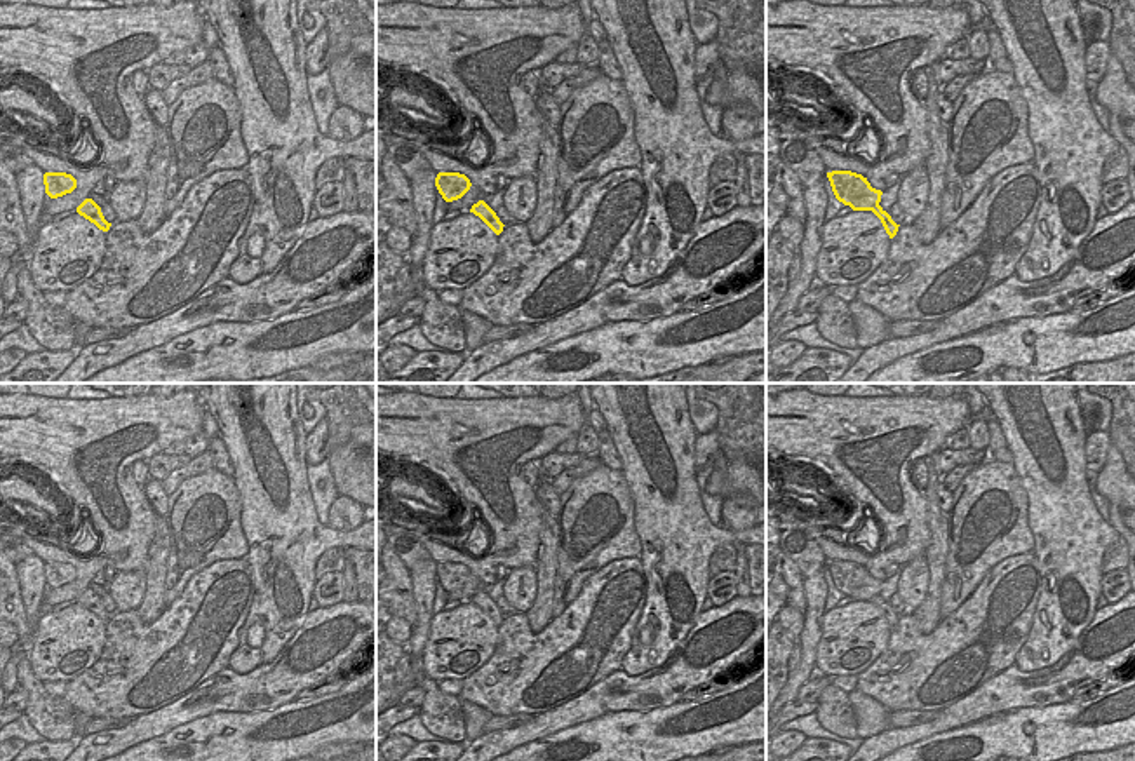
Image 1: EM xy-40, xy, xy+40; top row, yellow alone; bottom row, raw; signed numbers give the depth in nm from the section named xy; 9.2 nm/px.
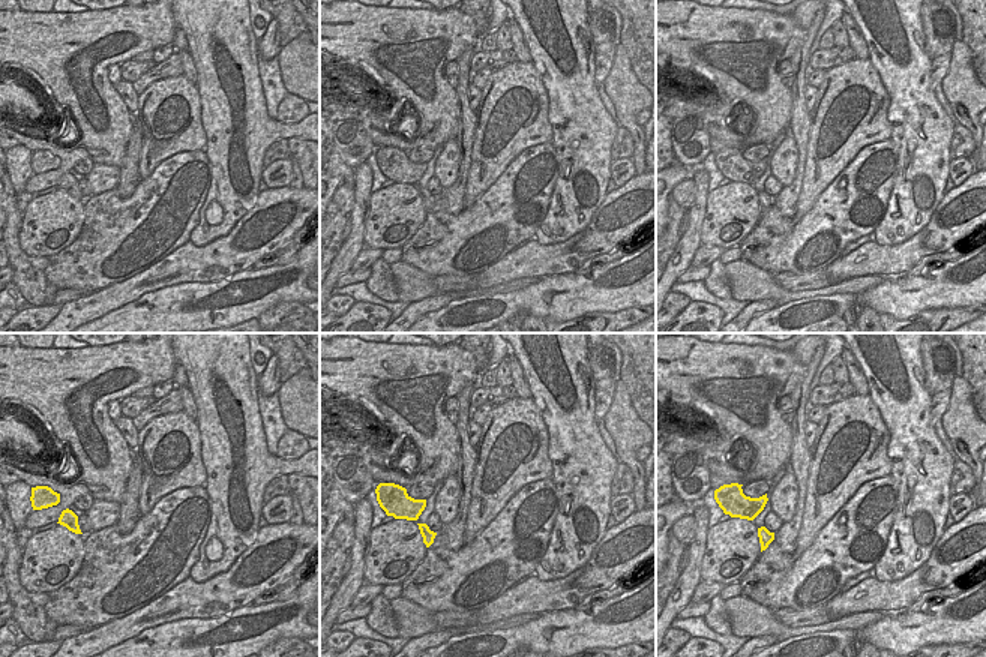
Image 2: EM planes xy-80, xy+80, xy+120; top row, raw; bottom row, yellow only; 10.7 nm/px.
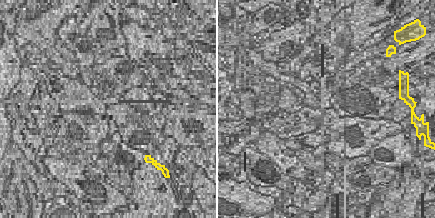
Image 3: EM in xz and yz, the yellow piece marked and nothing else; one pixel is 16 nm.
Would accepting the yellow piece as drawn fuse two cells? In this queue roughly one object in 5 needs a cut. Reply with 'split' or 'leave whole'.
leave whole

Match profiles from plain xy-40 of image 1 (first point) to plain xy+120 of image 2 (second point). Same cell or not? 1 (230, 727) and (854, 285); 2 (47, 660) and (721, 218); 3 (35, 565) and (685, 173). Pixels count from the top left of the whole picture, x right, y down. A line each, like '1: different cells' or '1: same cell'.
1: different cells
2: same cell
3: different cells

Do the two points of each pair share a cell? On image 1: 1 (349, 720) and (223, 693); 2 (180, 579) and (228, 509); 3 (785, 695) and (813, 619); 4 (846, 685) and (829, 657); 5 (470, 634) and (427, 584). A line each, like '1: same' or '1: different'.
1: different
2: same
3: same
4: different
5: different

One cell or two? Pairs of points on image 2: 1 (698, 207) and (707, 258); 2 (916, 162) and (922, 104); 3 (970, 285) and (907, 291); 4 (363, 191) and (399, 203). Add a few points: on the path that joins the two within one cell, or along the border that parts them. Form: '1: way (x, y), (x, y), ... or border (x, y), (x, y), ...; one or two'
1: border (701, 245), (689, 264); two
2: way (919, 147), (919, 119); one
3: way (955, 285), (922, 291); one
4: border (371, 194), (363, 228); two

